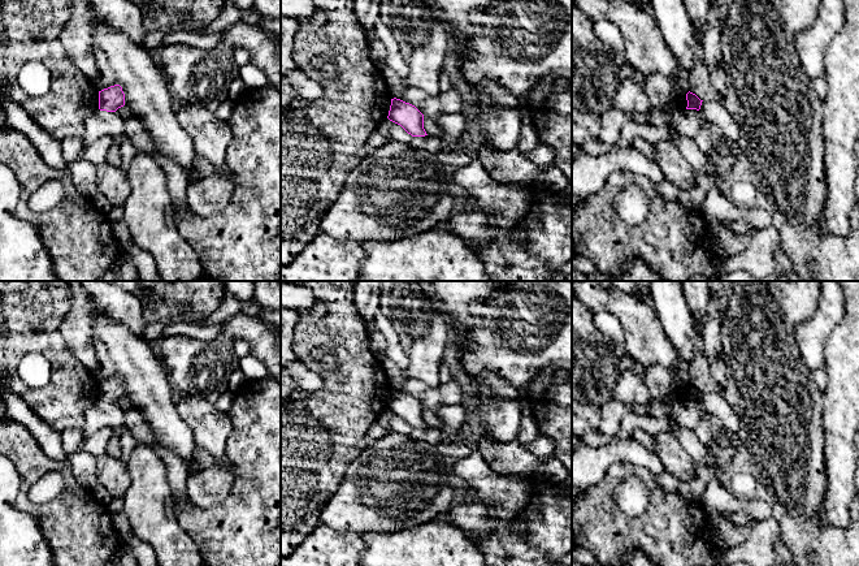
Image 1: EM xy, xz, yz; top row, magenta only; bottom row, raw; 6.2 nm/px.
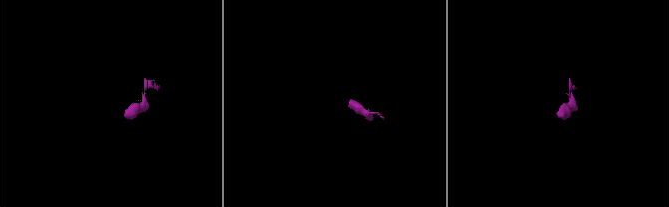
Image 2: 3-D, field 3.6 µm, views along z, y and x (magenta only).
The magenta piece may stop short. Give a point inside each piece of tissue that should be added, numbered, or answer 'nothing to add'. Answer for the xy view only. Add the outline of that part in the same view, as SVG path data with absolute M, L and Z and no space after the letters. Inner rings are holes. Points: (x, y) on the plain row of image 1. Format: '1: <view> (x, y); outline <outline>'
nothing to add

